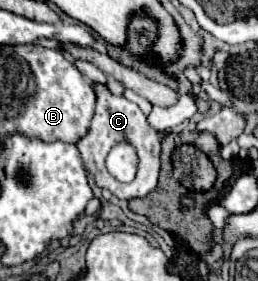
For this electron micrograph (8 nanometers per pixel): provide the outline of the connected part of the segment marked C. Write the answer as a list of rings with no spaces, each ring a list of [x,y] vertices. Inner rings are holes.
[[[93,82],[93,90],[95,90],[95,96],[97,96],[97,100],[95,100],[95,114],[91,118],[89,132],[77,142],[77,150],[81,154],[85,170],[93,176],[93,180],[95,180],[95,184],[99,188],[109,190],[117,198],[131,200],[131,198],[147,196],[157,186],[157,176],[159,176],[159,152],[161,152],[159,134],[149,126],[147,116],[139,110],[139,106],[133,104],[133,102],[129,102],[123,94],[121,96],[111,94],[111,90],[107,88],[107,84],[101,84],[101,82]],[[121,142],[131,144],[135,148],[135,152],[137,152],[137,158],[139,158],[137,176],[129,184],[123,184],[123,182],[115,180],[107,172],[107,166],[105,166],[105,158],[107,158],[109,150],[115,144],[121,144]]]

